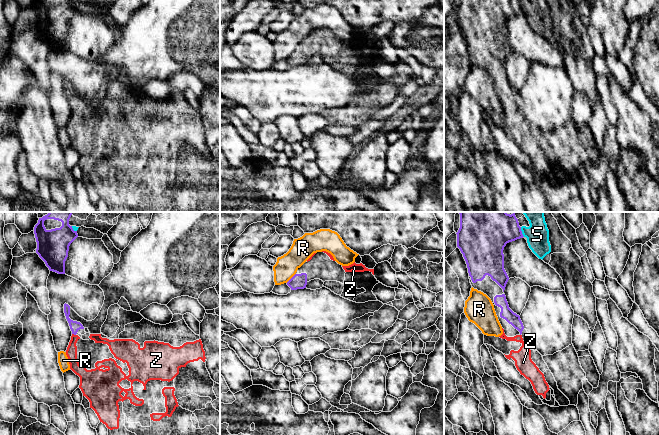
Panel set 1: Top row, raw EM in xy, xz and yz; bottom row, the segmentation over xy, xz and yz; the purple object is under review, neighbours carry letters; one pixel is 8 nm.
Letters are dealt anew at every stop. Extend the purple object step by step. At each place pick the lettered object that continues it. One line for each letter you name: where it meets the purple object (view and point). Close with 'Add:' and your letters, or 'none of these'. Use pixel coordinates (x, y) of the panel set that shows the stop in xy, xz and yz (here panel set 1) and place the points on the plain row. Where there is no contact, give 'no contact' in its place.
Z: meets purple in xy at (74, 110)
Add: Z

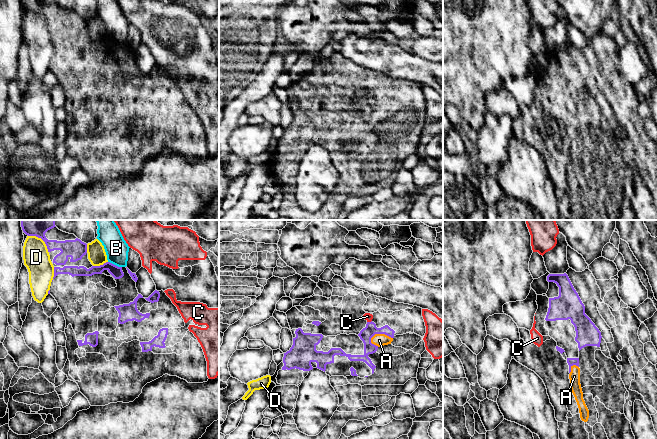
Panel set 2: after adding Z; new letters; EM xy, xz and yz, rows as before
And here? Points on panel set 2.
A: meets purple in xz at (379, 109)
Add: A

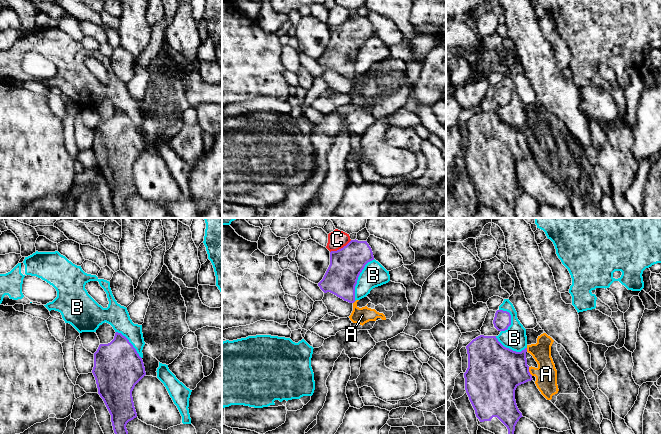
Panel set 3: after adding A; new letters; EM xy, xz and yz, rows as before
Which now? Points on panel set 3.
Add: none of these

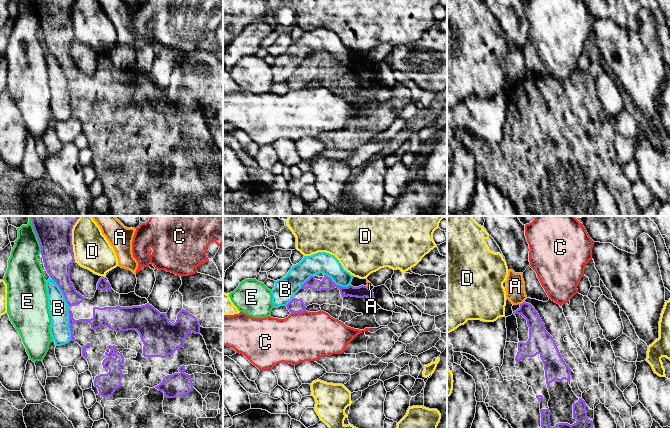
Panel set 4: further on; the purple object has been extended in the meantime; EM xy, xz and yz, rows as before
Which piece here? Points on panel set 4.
Add: none of these

